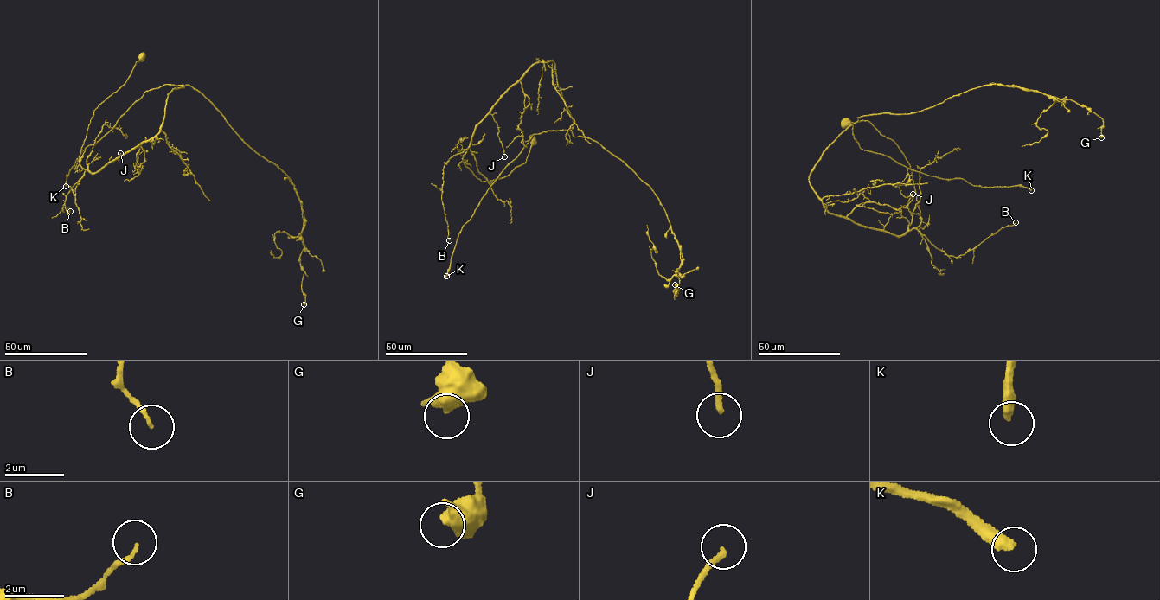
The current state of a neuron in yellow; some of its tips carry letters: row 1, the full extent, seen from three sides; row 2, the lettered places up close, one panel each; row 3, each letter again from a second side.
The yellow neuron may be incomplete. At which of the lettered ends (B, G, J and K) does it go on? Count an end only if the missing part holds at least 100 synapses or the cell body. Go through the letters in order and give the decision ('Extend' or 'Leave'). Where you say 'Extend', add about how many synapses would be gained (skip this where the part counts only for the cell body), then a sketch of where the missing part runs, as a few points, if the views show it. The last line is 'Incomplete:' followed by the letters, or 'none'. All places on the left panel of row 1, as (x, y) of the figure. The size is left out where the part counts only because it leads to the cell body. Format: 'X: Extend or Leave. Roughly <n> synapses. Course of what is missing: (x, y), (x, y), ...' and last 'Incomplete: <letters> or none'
B: Leave
G: Leave
J: Leave
K: Extend. Roughly 130 synapses. Course of what is missing: (66, 186), (66, 211), (61, 235), (67, 247), (56, 268), (64, 285), (70, 283), (69, 278), (67, 281)
Incomplete: K

